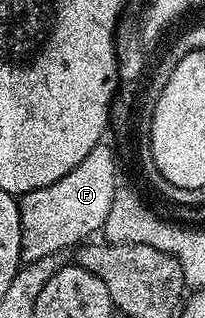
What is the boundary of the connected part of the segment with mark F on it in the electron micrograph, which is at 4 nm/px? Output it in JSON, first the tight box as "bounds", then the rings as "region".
{"bounds":[18,144,120,264],"region":[[[106,144],[92,148],[92,152],[88,152],[76,168],[60,176],[60,180],[21,195],[18,211],[22,225],[23,263],[33,264],[44,256],[61,255],[65,246],[77,247],[105,227],[108,208],[112,208],[114,194],[120,187],[115,151],[109,148]]]}

